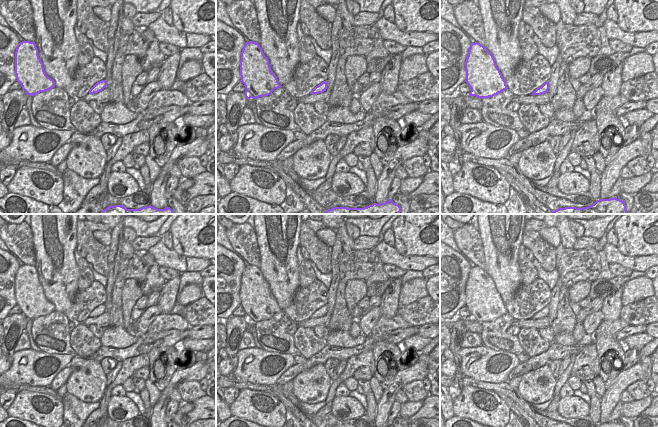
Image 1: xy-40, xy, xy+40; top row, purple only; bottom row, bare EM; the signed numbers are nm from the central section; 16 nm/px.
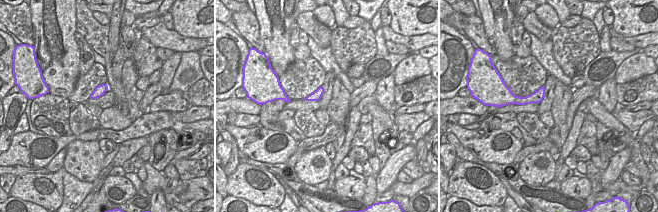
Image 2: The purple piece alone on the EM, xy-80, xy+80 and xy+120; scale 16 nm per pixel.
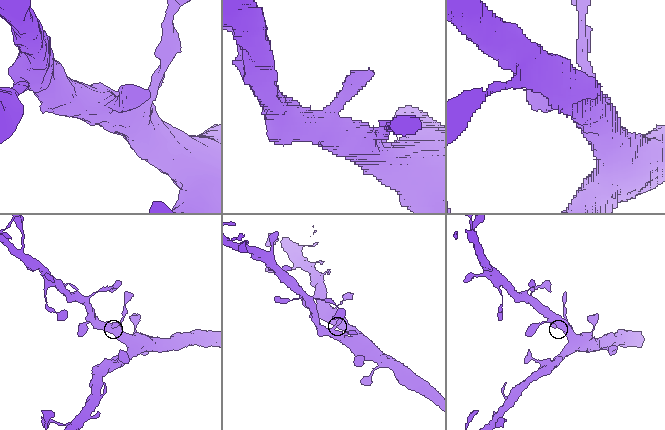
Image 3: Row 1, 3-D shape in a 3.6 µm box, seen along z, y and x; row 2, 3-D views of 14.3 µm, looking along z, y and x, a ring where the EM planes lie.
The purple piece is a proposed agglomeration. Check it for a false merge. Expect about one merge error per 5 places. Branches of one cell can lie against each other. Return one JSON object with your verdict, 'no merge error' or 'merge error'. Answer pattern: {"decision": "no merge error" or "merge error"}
{"decision": "no merge error"}

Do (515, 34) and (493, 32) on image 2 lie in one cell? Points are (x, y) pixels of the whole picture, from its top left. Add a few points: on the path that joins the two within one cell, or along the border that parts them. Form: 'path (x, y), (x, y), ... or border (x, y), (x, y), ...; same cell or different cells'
border (512, 22), (510, 37), (512, 51), (515, 54); different cells

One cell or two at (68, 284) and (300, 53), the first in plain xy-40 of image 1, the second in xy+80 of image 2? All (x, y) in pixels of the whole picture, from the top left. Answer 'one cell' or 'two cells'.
two cells

